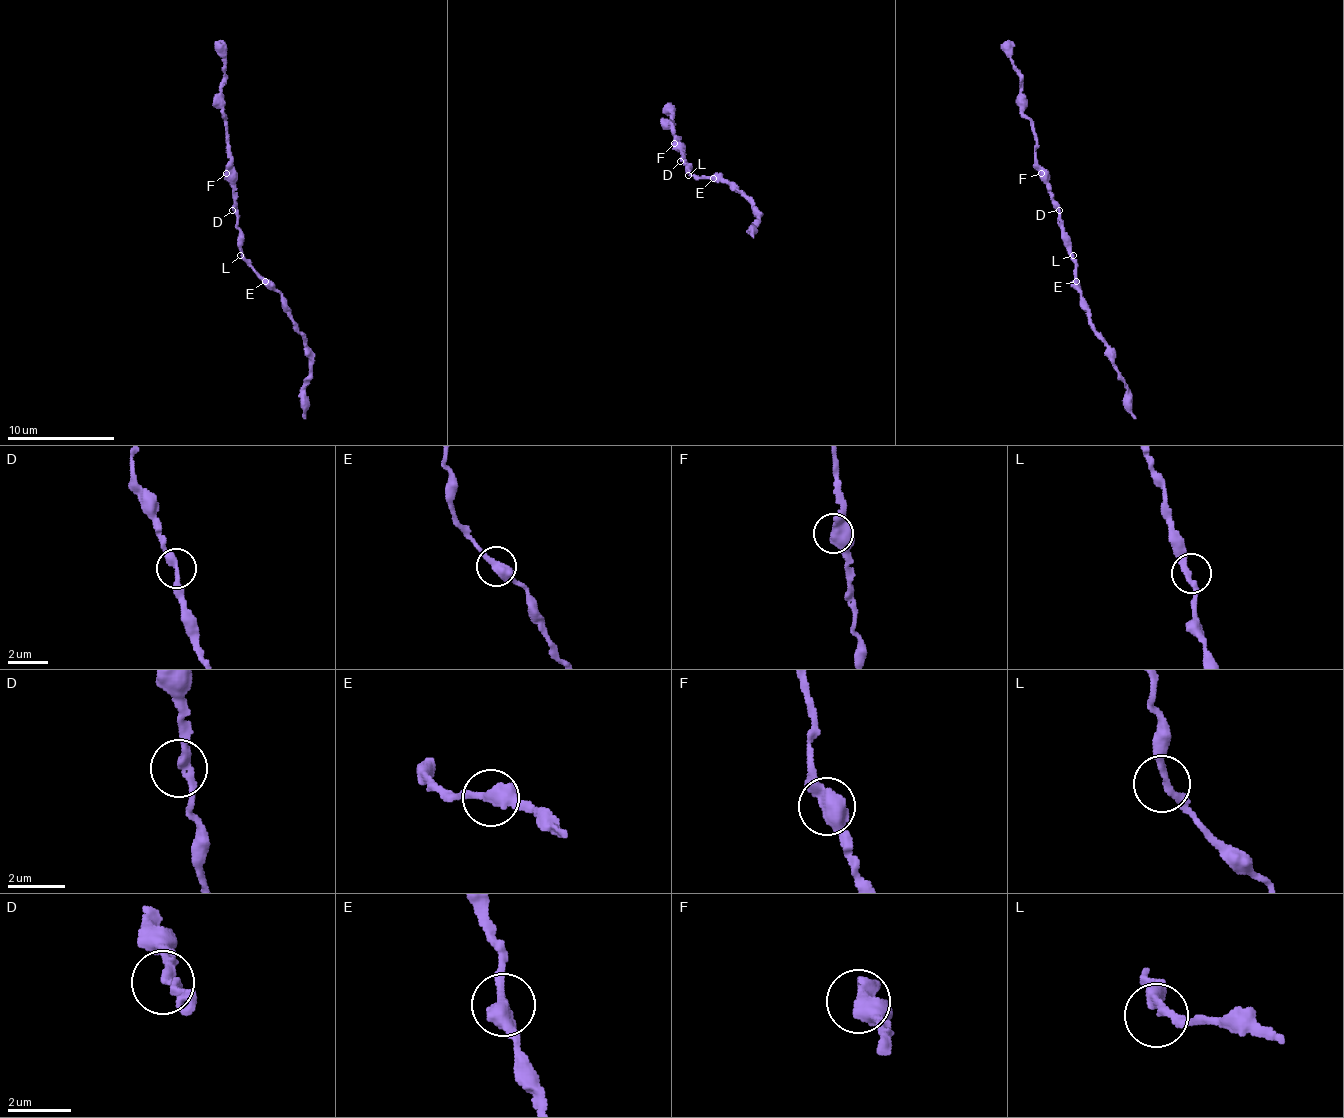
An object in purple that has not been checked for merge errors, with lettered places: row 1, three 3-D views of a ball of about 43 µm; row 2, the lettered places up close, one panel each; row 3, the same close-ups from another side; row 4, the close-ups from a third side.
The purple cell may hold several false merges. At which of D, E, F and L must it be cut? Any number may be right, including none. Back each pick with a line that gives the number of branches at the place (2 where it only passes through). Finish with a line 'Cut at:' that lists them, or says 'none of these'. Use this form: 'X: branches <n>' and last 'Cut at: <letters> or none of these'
Cut at: none of these

